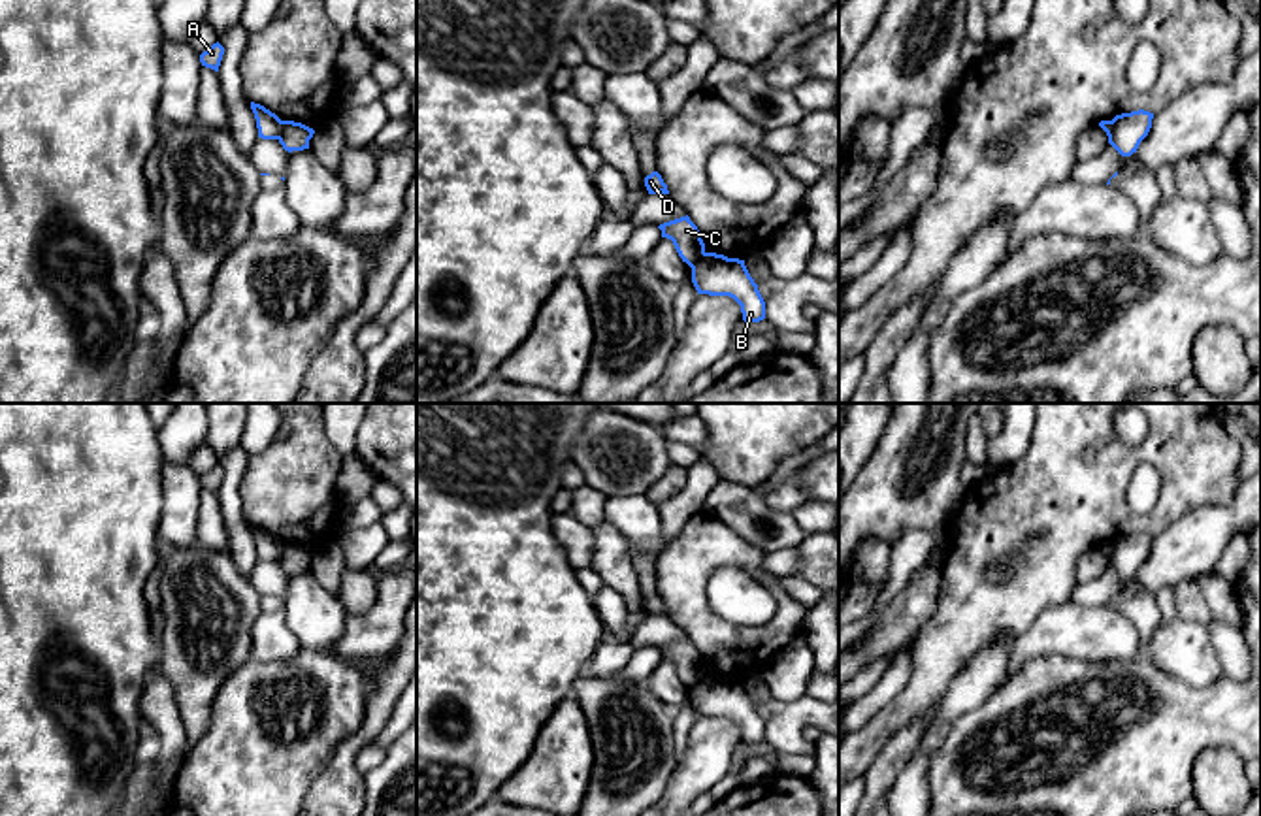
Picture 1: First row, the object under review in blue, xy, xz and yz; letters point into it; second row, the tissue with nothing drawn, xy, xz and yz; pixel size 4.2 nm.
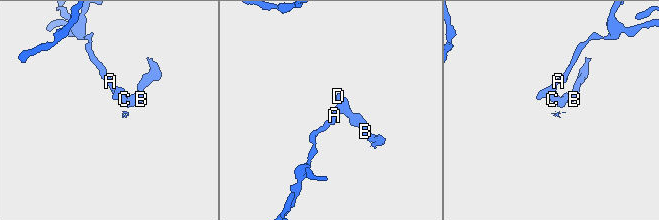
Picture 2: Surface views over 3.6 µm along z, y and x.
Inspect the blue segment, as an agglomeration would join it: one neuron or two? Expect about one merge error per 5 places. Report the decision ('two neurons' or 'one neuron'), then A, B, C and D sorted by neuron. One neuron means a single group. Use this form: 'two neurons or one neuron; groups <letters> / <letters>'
two neurons; groups A C D / B

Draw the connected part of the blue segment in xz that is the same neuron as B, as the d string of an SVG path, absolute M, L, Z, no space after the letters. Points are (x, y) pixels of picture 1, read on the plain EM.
M705 675L692 688L692 705L697 716L733 720L741 727L745 744L760 744L765 741L765 724L745 682Z

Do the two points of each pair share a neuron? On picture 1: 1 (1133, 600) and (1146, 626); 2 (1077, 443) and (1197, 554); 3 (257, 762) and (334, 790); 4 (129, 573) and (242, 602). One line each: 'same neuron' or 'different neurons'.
1: same neuron
2: different neurons
3: different neurons
4: different neurons

